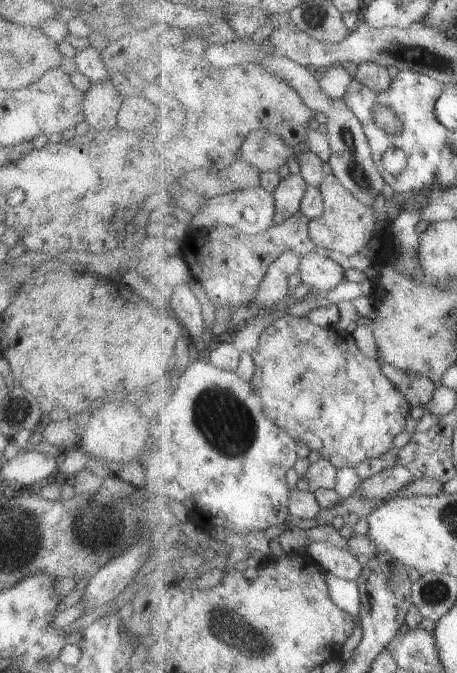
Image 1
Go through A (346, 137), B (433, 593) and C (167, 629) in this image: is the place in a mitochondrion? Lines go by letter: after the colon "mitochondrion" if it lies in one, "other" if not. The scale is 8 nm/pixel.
A: mitochondrion
B: mitochondrion
C: other

